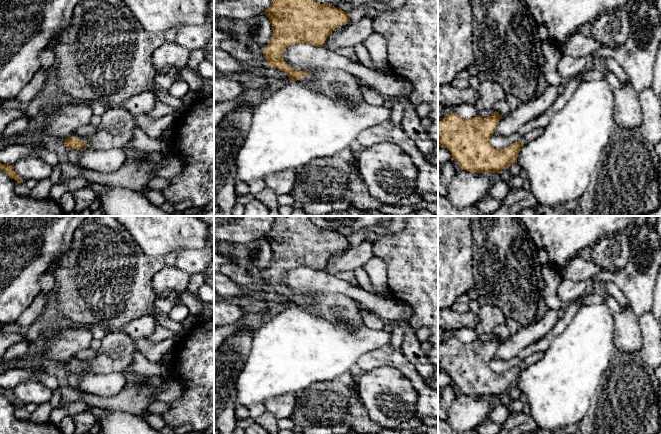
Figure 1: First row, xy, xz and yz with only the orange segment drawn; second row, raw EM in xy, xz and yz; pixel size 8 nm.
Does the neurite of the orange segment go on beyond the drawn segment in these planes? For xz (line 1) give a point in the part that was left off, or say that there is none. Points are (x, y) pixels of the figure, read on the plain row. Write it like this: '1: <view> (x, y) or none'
1: xz (339, 308)

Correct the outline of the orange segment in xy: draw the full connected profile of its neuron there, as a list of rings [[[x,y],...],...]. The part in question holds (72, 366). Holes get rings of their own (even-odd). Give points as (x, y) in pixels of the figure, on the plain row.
[[[108,331],[96,357],[84,361],[74,358],[64,363],[64,369],[77,375],[83,371],[93,371],[97,374],[125,372],[136,351],[137,343],[128,334]]]

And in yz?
[[[497,335],[485,342],[477,339],[470,343],[464,343],[451,336],[438,348],[438,371],[447,372],[451,377],[452,384],[455,384],[463,394],[475,397],[501,397],[502,394],[508,393],[510,389],[517,386],[518,378],[524,368],[535,364],[544,356],[544,352],[536,352],[509,371],[495,373],[490,368],[490,361],[495,356],[496,349],[501,342],[502,340]]]

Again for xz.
[[[275,216],[270,231],[263,236],[273,253],[273,261],[263,274],[266,289],[287,297],[289,304],[303,304],[311,307],[325,320],[344,323],[352,330],[364,326],[360,306],[352,298],[338,293],[317,293],[311,297],[295,294],[283,284],[283,276],[292,269],[306,267],[322,271],[331,256],[346,249],[350,243],[347,236],[334,230],[321,228],[313,224],[309,216]]]

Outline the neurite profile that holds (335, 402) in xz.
[[[354,372],[317,382],[314,388],[295,394],[296,406],[291,420],[302,428],[350,425],[357,434],[378,434],[387,429],[369,417],[354,386]]]

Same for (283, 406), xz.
[[[284,394],[267,400],[264,405],[266,411],[277,419],[291,418],[296,406],[296,397],[294,394]]]

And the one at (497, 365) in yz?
[[[494,356],[490,361],[490,368],[495,373],[504,373],[509,371],[513,367],[520,365],[520,362],[521,360],[518,357],[514,357],[510,360],[501,360]]]

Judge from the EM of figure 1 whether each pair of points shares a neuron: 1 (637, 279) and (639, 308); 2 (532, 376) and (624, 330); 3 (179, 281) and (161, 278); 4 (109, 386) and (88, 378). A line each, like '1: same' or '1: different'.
1: same
2: different
3: same
4: same

